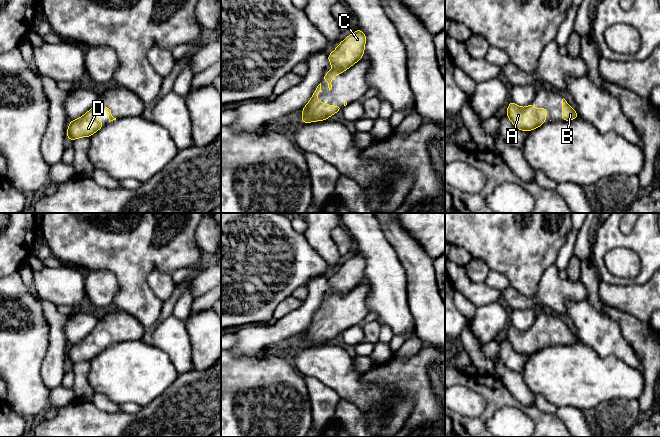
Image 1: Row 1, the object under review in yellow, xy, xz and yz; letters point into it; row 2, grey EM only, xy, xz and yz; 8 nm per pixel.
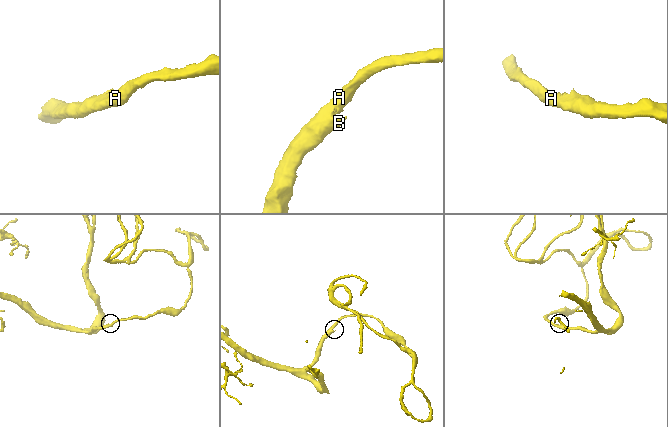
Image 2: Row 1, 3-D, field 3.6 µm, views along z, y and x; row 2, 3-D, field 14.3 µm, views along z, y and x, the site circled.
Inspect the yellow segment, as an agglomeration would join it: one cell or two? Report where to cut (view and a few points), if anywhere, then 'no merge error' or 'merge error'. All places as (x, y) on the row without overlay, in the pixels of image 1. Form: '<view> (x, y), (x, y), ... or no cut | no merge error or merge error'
no cut | no merge error

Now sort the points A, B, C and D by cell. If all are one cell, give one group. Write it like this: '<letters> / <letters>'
A B C D

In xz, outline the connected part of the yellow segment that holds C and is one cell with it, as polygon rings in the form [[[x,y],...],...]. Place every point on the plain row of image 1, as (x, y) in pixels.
[[[357,253],[340,266],[338,271],[328,279],[328,285],[333,292],[323,300],[322,305],[328,305],[329,315],[332,313],[332,303],[336,299],[343,297],[363,281],[365,267],[365,257]]]

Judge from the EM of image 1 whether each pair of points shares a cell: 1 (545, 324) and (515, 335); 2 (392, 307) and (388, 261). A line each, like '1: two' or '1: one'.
1: one
2: one

